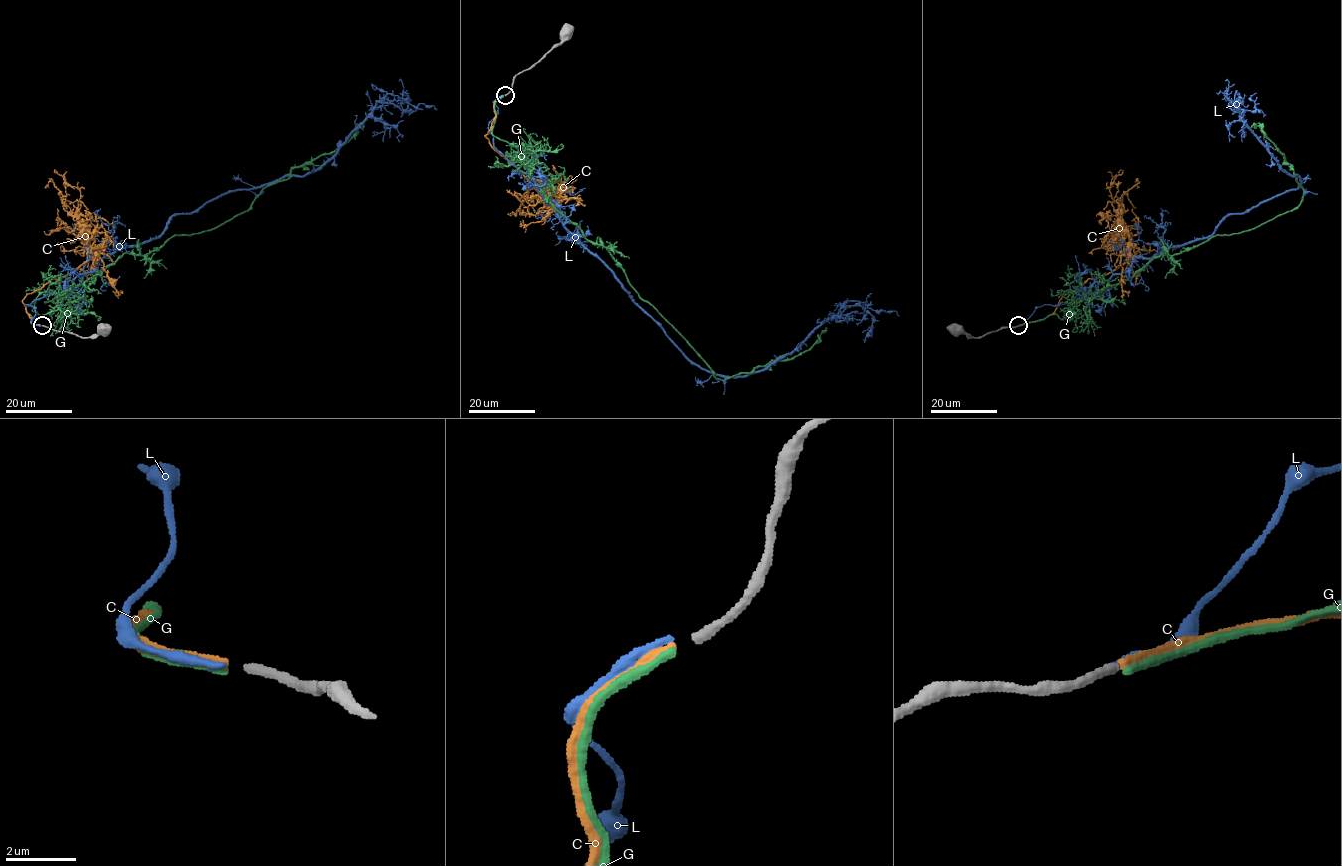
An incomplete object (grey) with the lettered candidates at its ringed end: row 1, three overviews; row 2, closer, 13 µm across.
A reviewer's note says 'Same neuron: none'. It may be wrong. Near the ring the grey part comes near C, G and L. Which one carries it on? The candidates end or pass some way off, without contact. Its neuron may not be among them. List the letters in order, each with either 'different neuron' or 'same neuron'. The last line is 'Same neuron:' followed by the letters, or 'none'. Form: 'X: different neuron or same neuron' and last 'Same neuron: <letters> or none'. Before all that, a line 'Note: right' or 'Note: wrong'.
Note: wrong
C: same neuron
G: different neuron
L: different neuron
Same neuron: C

